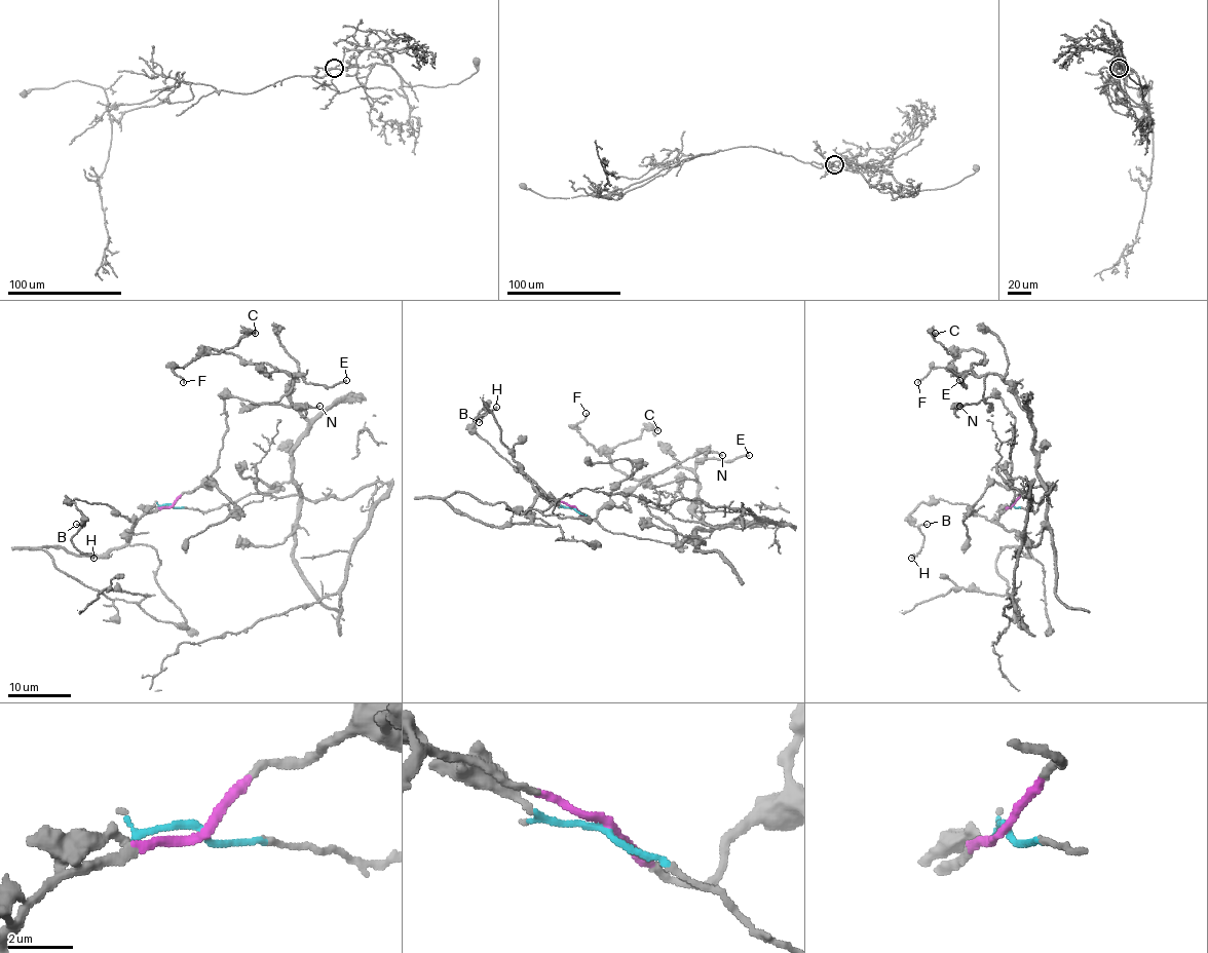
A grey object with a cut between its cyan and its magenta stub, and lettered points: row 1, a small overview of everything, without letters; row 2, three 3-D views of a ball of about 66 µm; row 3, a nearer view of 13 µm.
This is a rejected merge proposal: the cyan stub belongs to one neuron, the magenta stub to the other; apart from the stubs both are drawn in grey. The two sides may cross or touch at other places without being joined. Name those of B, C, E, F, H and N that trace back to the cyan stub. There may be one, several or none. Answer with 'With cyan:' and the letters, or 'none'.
With cyan: C, E, F

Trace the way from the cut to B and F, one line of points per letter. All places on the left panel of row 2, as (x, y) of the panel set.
B: (171, 504), (130, 520), (107, 504), (75, 500), (72, 503), (81, 513), (81, 527), (77, 524)
F: (171, 504), (276, 490), (307, 418), (296, 374), (229, 354), (203, 349), (174, 368), (184, 382)

